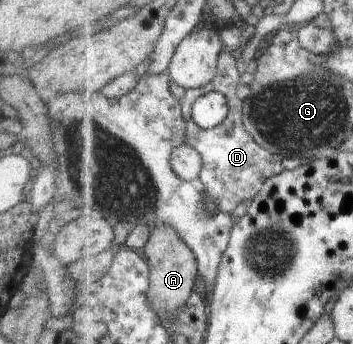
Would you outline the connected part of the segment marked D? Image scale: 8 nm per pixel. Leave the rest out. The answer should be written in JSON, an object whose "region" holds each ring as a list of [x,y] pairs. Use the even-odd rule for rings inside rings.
{"region":[[[226,50],[219,62],[217,79],[214,79],[214,82],[207,87],[188,90],[181,100],[183,115],[187,122],[186,143],[193,146],[203,156],[205,165],[201,172],[200,181],[204,184],[204,192],[208,193],[212,197],[212,201],[216,203],[219,214],[224,212],[232,214],[242,201],[253,201],[259,196],[268,179],[285,171],[284,163],[282,163],[285,158],[260,146],[247,131],[245,114],[243,113],[245,101],[238,97],[242,75],[238,71],[236,57],[232,55],[231,50]],[[211,92],[221,92],[227,95],[231,108],[230,116],[219,127],[203,129],[194,120],[193,108],[198,99]]]}

